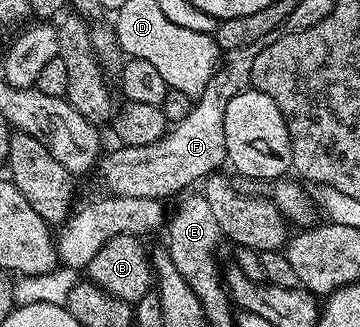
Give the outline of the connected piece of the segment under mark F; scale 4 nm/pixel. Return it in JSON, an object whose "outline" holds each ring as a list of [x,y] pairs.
{"outline":[[[272,32],[259,42],[251,42],[251,46],[243,46],[239,50],[228,53],[223,63],[214,72],[213,76],[203,86],[203,94],[199,94],[193,100],[193,108],[183,118],[183,122],[172,125],[166,131],[165,136],[159,142],[153,142],[151,146],[118,147],[118,152],[102,155],[99,161],[99,173],[101,180],[109,187],[108,191],[115,196],[127,198],[165,196],[176,197],[184,193],[193,183],[204,181],[206,176],[214,175],[217,168],[227,160],[227,138],[223,134],[223,118],[227,114],[227,102],[235,98],[235,94],[246,91],[250,87],[249,75],[251,74],[251,62],[271,42],[277,40],[278,33]]]}

